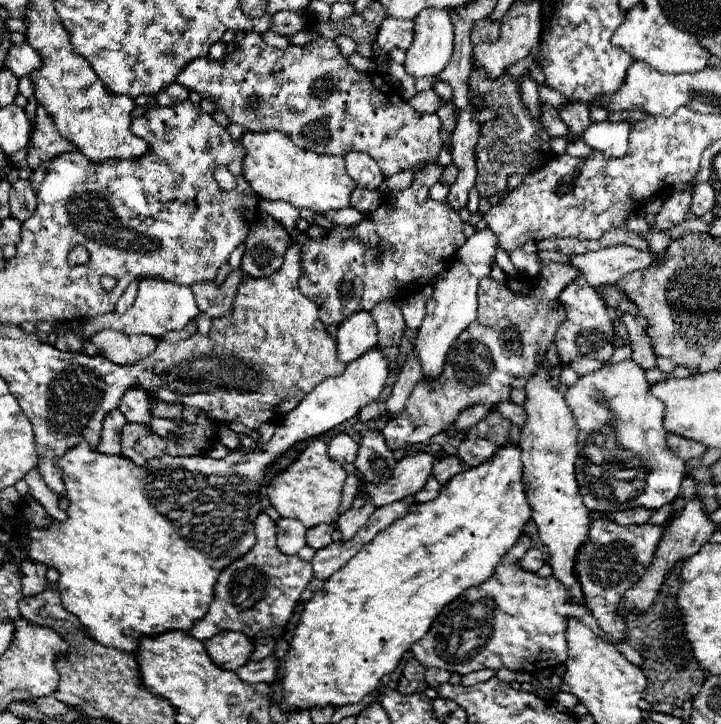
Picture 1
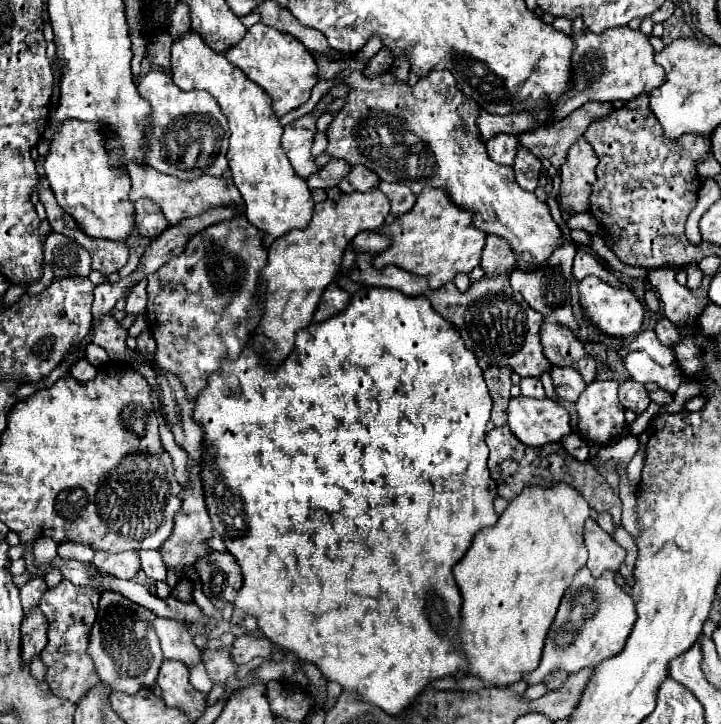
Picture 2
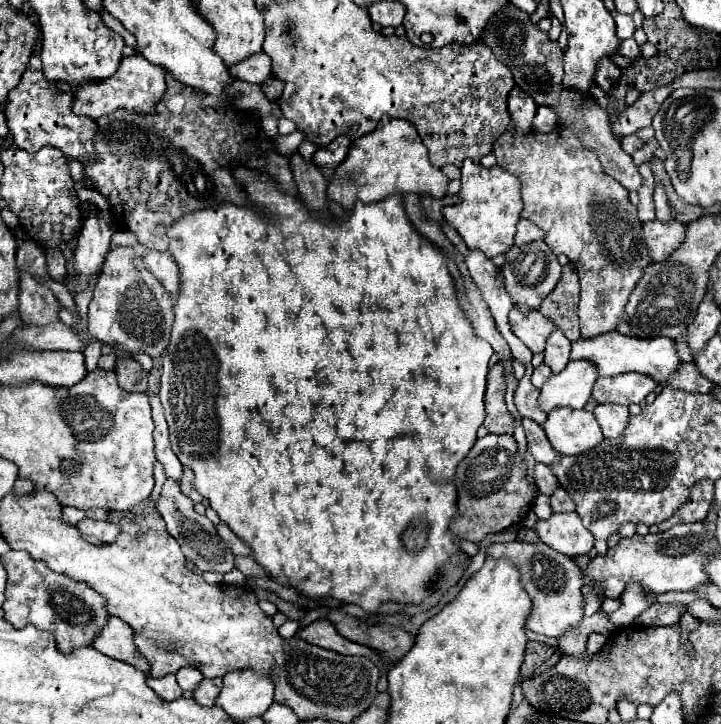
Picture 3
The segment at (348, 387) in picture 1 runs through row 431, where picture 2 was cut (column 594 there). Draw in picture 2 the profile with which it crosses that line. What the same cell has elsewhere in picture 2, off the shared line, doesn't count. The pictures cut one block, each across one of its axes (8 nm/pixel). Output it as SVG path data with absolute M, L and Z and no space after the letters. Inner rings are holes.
M586 276L580 284L580 306L586 314L586 318L598 328L602 330L602 334L606 336L614 336L614 338L628 338L634 336L644 320L644 308L638 302L638 298L632 294L632 290L628 288L614 288L606 282L602 282L596 276Z

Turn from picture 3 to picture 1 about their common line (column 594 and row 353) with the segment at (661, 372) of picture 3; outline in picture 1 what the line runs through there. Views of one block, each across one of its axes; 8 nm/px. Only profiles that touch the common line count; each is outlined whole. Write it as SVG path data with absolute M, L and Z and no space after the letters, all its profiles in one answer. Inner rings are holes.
M354 312L340 322L336 334L336 356L340 362L350 364L376 348L378 330L370 312Z

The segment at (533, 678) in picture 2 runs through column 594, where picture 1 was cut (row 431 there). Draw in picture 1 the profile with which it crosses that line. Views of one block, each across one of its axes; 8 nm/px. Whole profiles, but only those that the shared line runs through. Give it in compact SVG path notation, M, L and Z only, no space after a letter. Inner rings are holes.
M634 360L580 376L564 396L578 428L580 452L574 464L578 490L590 510L622 512L640 506L660 510L676 500L684 480L684 460L666 446L664 404L650 394L644 370ZM594 434L606 434L602 448L590 442Z

